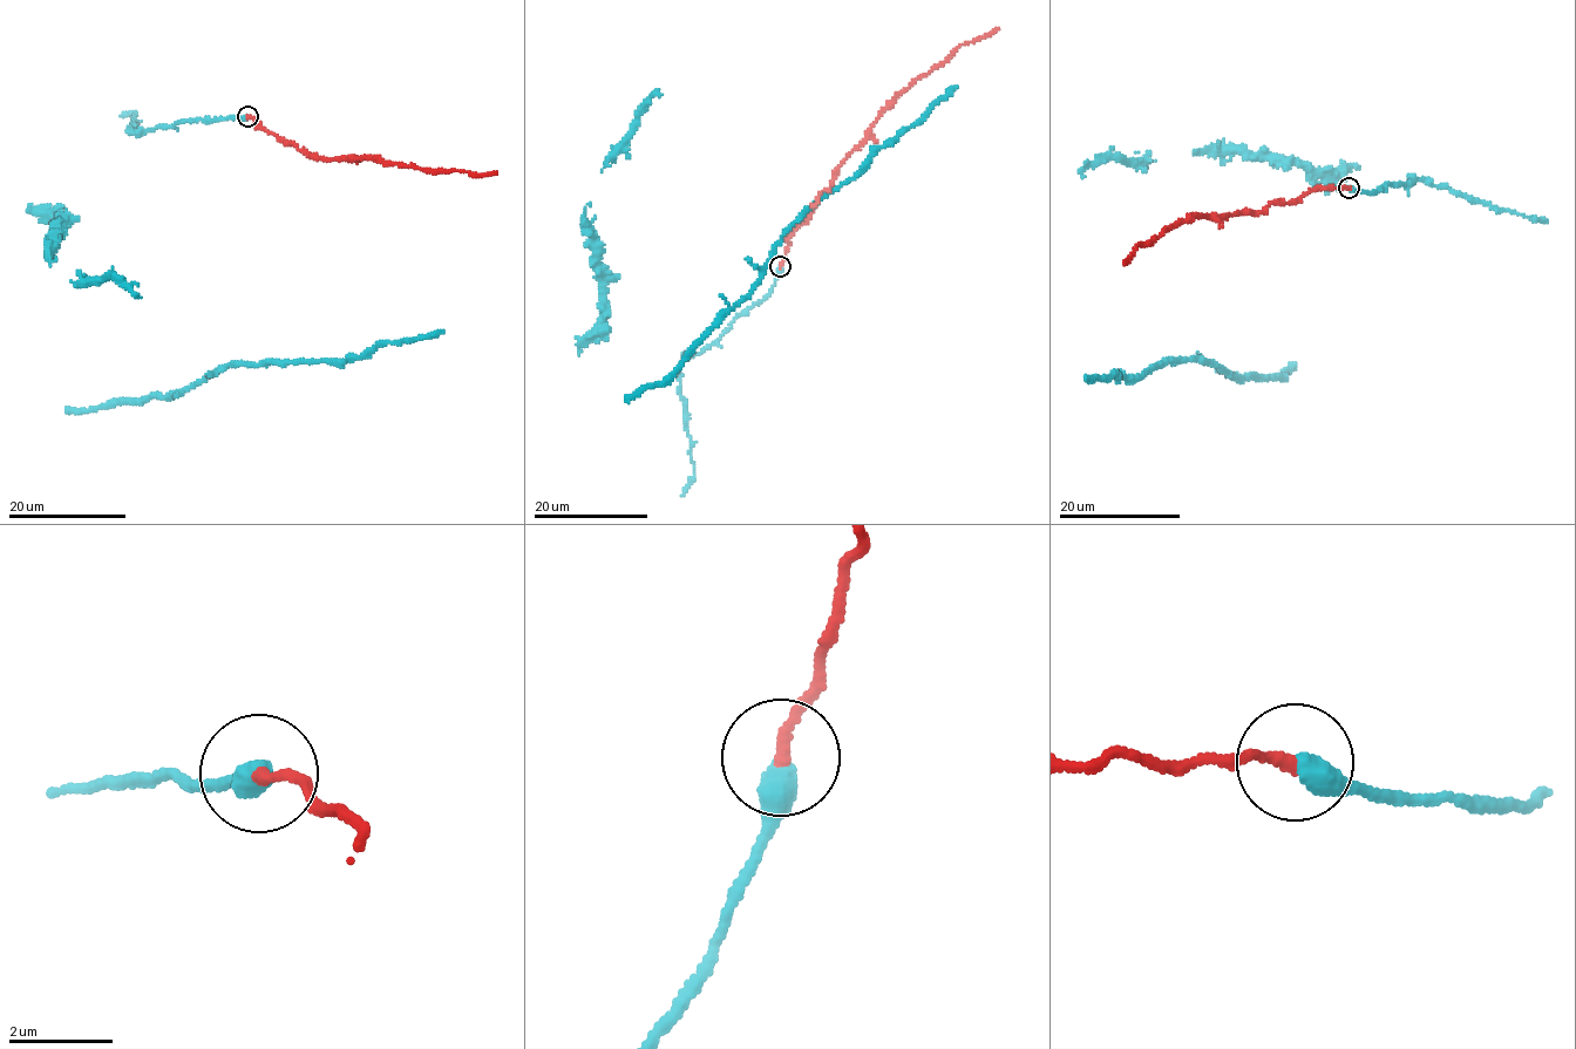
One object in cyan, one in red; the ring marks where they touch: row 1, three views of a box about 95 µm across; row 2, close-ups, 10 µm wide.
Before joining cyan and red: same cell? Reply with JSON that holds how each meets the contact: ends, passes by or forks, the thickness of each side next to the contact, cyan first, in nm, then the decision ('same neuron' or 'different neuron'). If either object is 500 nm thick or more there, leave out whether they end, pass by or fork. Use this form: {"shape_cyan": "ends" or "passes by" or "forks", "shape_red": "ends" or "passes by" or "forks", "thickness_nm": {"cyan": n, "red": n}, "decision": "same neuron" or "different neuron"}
{"shape_cyan": "ends", "shape_red": "ends", "thickness_nm": {"cyan": 440, "red": 240}, "decision": "same neuron"}

